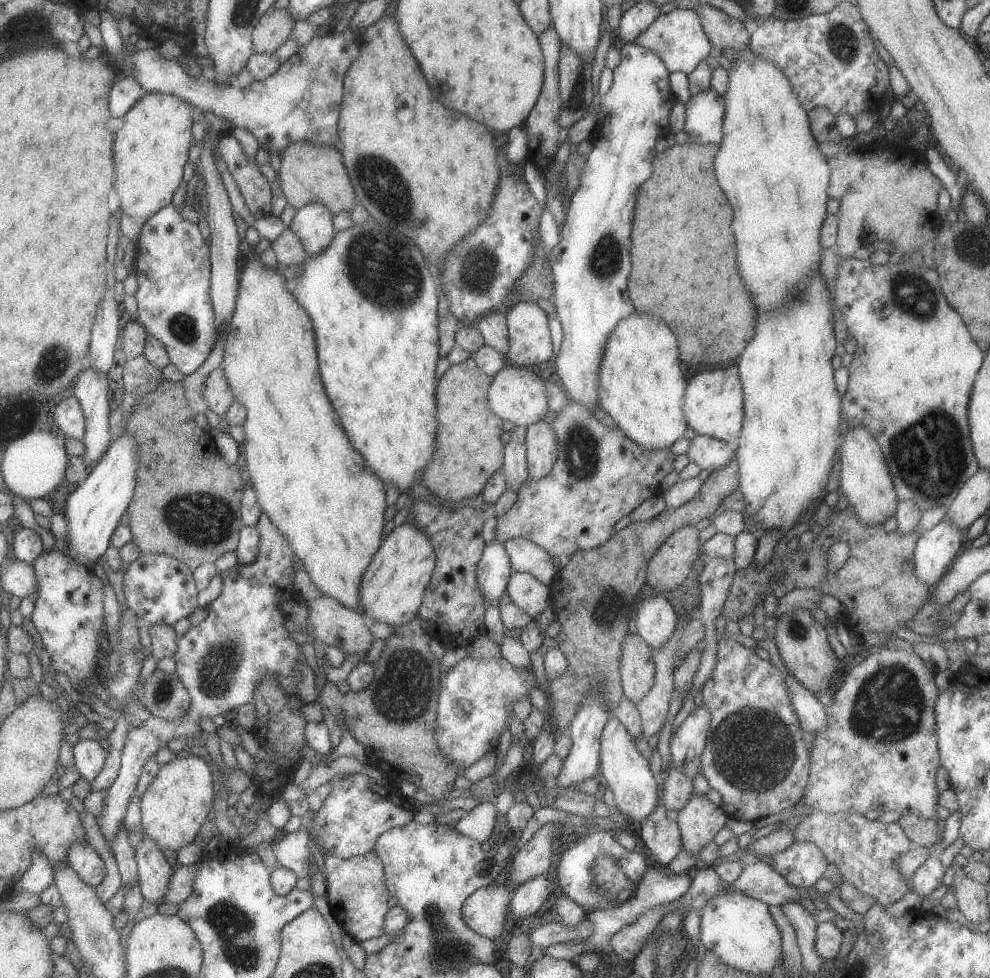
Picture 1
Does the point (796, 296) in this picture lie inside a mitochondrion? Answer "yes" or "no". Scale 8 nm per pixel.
no

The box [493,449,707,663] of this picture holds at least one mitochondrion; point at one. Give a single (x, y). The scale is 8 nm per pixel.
(606, 614)

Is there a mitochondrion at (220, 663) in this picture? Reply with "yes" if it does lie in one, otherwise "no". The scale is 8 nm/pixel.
yes

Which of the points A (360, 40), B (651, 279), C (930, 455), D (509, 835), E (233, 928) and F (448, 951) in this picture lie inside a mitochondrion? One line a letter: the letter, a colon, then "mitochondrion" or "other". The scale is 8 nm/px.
A: other
B: other
C: mitochondrion
D: other
E: mitochondrion
F: mitochondrion

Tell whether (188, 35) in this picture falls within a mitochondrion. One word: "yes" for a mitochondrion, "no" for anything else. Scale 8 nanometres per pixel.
no

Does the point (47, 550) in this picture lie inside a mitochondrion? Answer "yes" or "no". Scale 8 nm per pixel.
no

